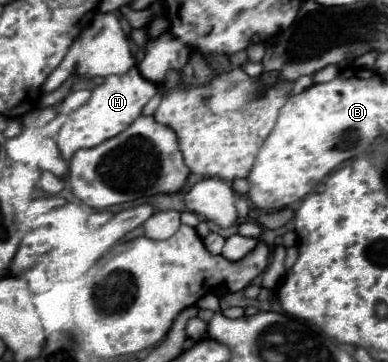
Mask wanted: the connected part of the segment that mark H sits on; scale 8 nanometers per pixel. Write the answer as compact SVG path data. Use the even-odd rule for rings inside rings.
M137 68L129 70L123 76L107 76L103 84L99 84L91 90L91 98L87 100L87 104L73 110L67 116L67 120L63 122L63 126L57 134L57 146L59 146L61 158L71 160L71 156L79 148L93 148L93 146L117 136L125 128L129 128L133 124L133 120L137 120L141 116L143 106L155 96L155 92L157 92L157 84L143 78Z

